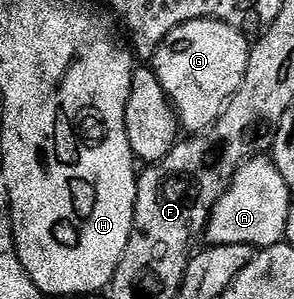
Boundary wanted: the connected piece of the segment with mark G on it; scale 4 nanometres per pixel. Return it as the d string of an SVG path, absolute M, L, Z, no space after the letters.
M210 17L184 23L162 40L153 55L152 68L174 106L179 126L187 134L201 135L218 122L231 95L244 79L250 46L247 34Z

